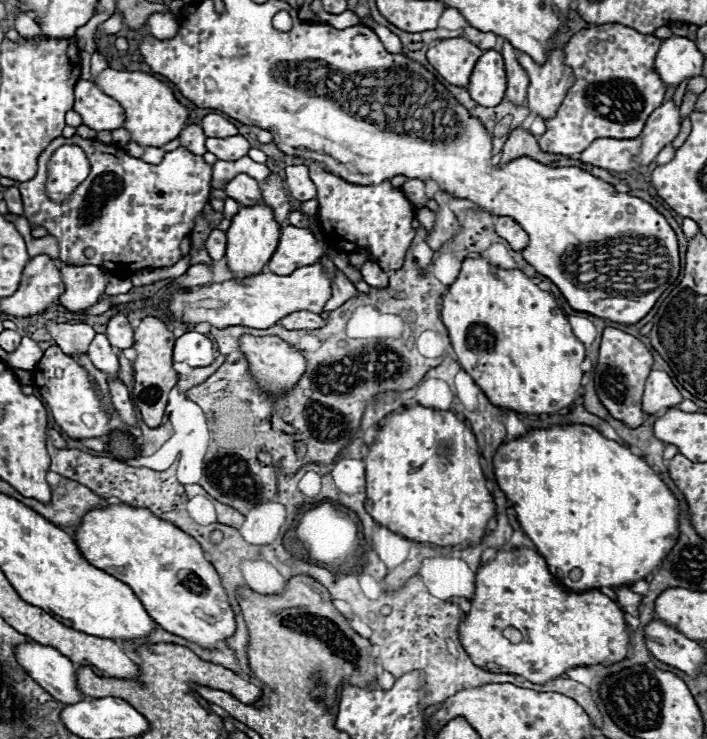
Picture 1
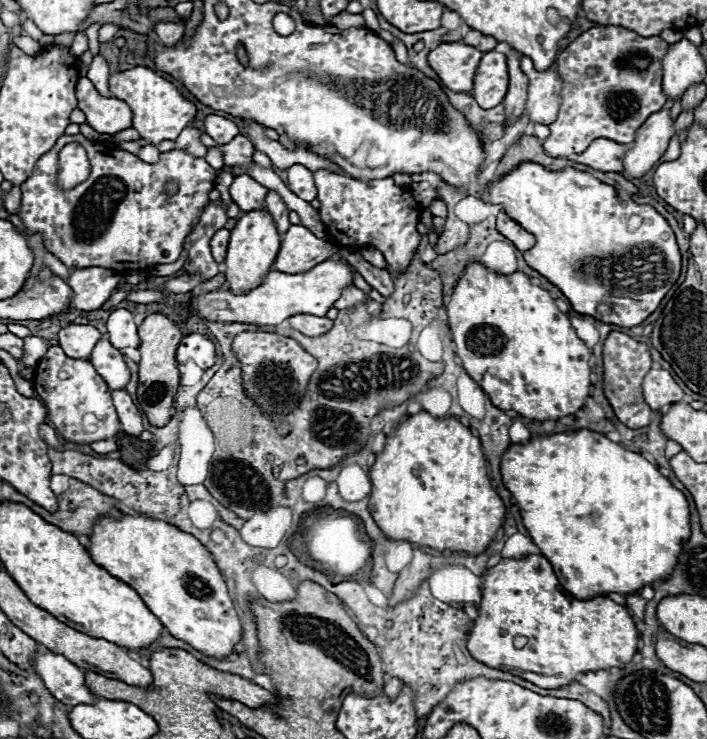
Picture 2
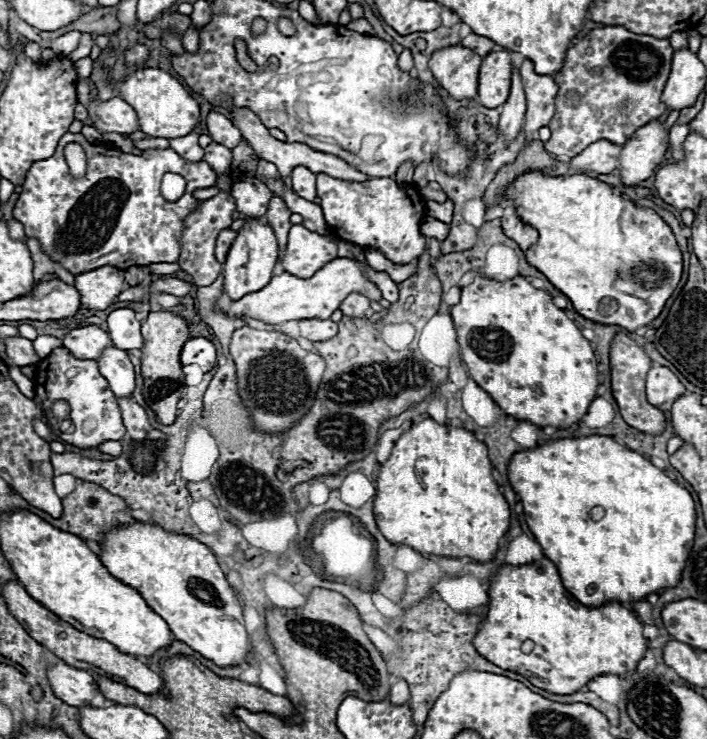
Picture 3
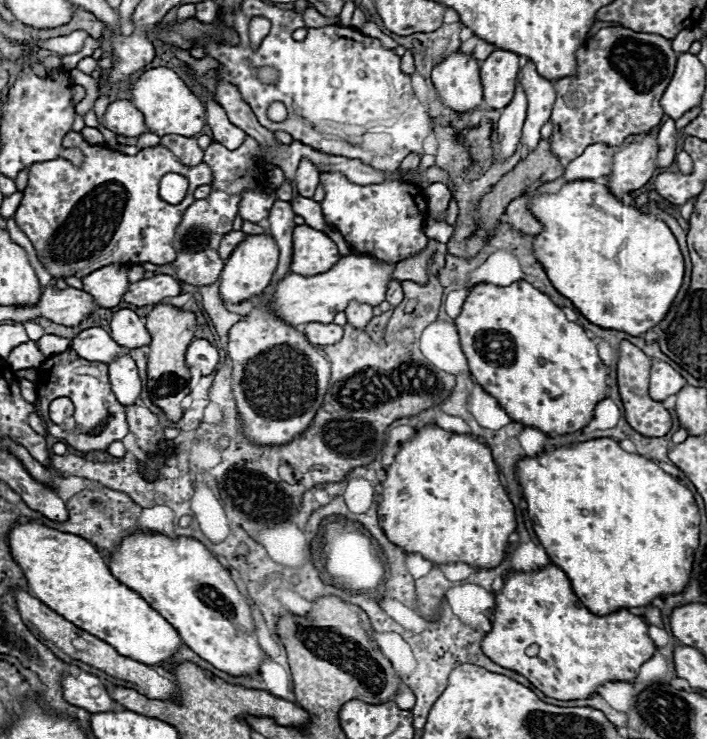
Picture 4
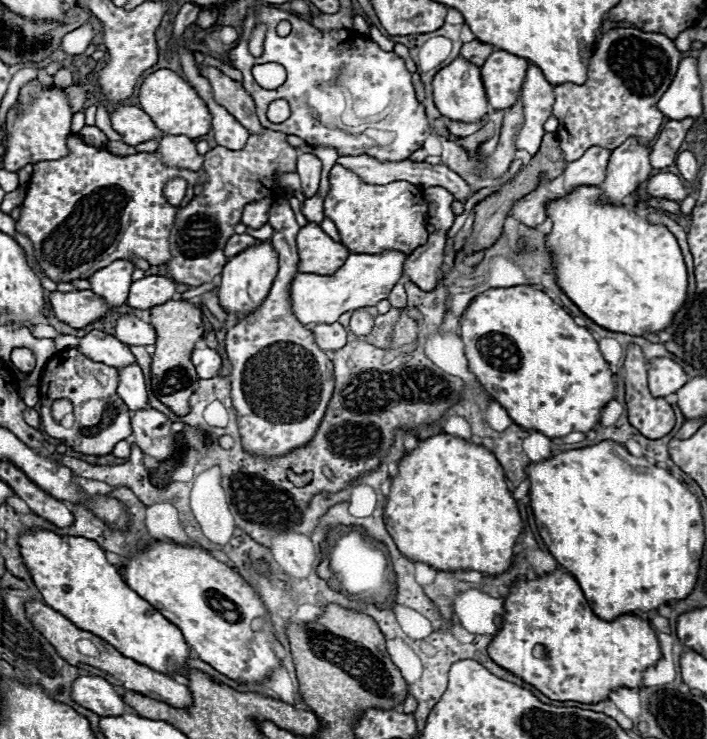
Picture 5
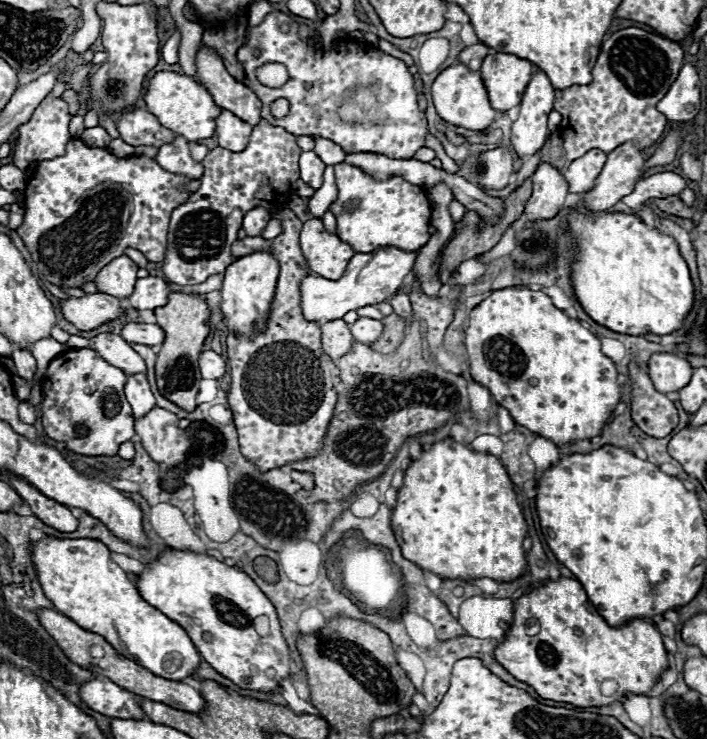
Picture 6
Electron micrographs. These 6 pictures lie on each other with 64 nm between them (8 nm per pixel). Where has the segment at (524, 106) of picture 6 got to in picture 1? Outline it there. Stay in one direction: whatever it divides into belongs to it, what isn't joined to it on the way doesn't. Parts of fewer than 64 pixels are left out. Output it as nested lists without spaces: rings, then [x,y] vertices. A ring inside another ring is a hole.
[[[550,50],[548,62],[544,66],[538,66],[524,52],[518,54],[518,62],[530,76],[526,106],[544,120],[554,118],[568,86],[572,86],[572,70],[568,70],[568,66],[564,64],[562,50]]]

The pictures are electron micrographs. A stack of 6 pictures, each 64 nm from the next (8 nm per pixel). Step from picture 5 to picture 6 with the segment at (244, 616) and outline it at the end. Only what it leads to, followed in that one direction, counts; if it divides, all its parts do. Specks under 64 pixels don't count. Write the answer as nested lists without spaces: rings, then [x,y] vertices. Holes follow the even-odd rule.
[[[166,550],[136,578],[136,586],[142,598],[178,622],[192,638],[200,656],[236,686],[258,692],[278,692],[280,682],[292,676],[292,656],[282,636],[276,608],[246,572],[226,566],[212,556]],[[260,616],[266,616],[270,622],[268,636],[260,636],[254,628],[254,620]]]

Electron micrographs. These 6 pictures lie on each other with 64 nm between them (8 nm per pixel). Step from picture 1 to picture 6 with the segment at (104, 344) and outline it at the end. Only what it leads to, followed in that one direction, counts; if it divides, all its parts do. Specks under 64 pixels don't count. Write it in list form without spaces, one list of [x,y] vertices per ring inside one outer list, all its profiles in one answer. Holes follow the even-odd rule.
[[[138,374],[138,376],[128,376],[128,384],[126,384],[126,398],[134,410],[134,418],[142,418],[146,416],[152,408],[156,408],[156,398],[150,390],[148,380]]]

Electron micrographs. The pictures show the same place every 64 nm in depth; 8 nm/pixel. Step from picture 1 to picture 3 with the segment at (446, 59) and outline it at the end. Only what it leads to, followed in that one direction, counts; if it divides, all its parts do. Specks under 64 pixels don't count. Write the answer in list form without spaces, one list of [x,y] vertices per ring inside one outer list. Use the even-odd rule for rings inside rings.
[[[450,46],[434,52],[430,60],[430,72],[450,98],[476,100],[480,62],[482,58],[472,50],[462,46]]]

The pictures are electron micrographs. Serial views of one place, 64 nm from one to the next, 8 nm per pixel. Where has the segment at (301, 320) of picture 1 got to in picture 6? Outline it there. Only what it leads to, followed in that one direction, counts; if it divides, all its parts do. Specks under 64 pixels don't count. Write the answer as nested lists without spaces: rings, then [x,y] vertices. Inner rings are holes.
[[[330,320],[322,328],[322,348],[330,358],[342,358],[352,350],[352,332],[350,324],[340,320]]]

